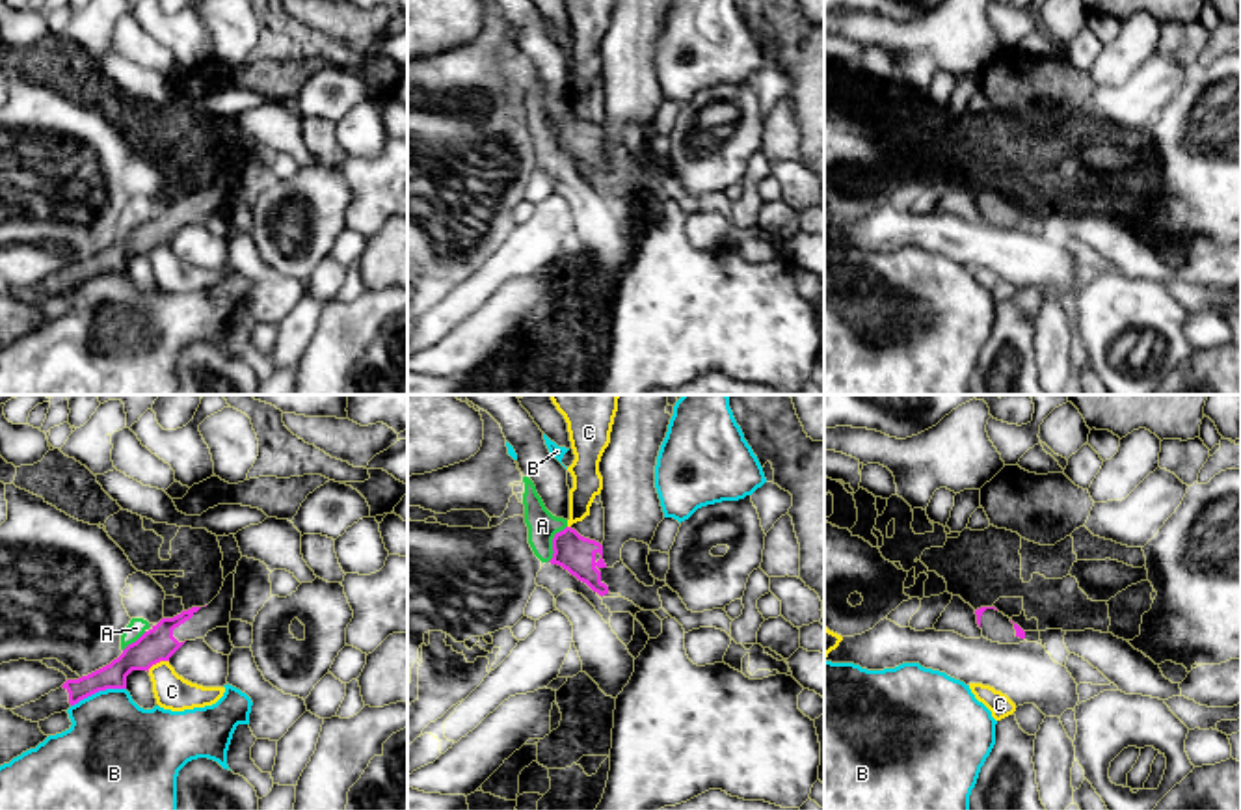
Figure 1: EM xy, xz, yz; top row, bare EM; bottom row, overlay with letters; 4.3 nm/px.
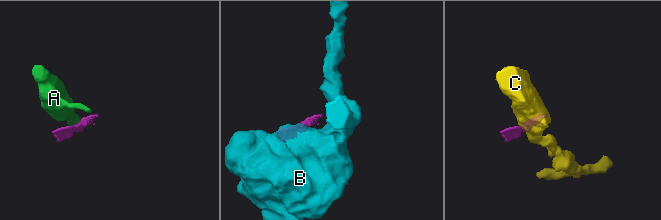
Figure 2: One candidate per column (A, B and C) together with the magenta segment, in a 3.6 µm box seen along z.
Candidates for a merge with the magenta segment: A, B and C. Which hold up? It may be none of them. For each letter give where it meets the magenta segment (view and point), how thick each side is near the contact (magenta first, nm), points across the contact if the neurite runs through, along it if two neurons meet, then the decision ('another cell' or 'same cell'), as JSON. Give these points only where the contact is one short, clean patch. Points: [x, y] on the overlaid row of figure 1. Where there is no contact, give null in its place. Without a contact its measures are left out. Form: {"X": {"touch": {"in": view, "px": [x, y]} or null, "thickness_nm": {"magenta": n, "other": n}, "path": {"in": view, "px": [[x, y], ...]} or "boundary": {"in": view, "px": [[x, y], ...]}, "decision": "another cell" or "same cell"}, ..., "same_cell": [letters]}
{"A": {"touch": {"in": "xz", "px": [553, 542]}, "thickness_nm": {"magenta": 160, "other": 130}, "boundary": {"in": "xz", "px": [[566, 526], [555, 535], [553, 555], [547, 561]]}, "decision": "another cell"}, "B": {"touch": {"in": "xy", "px": [97, 691]}, "thickness_nm": {"magenta": 130, "other": 400}, "boundary": {"in": "xy", "px": [[125, 688], [99, 689], [71, 706]]}, "decision": "another cell"}, "C": {"touch": {"in": "xy", "px": [157, 661]}, "thickness_nm": {"magenta": 150, "other": 160}, "boundary": {"in": "xy", "px": [[168, 660], [157, 661], [147, 671]]}, "decision": "another cell"}, "same_cell": []}

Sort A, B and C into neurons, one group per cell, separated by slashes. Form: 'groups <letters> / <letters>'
groups A / B / C

